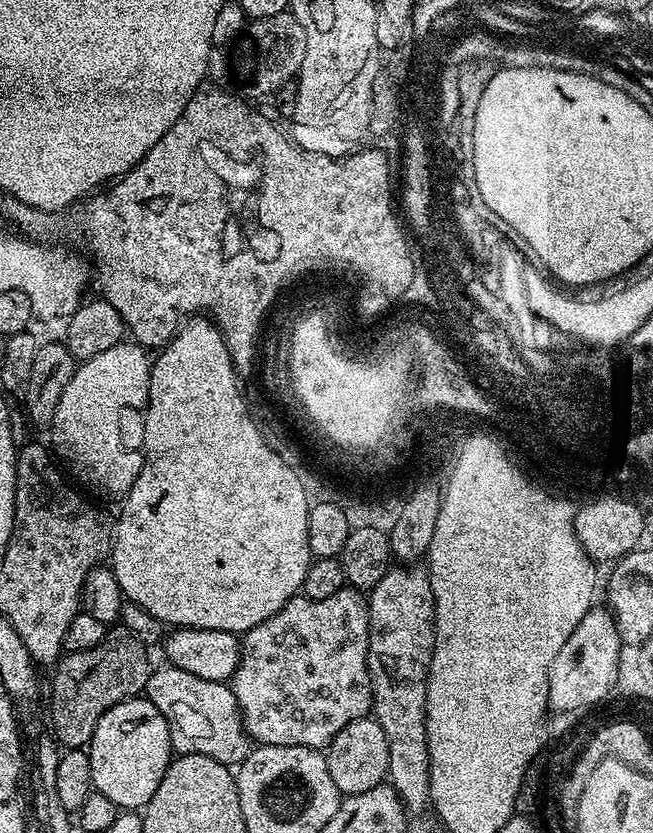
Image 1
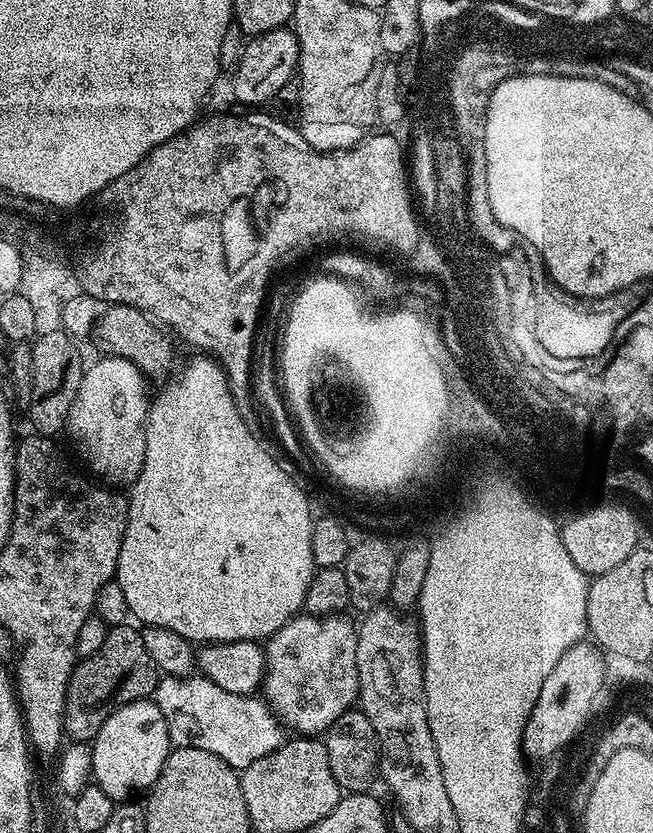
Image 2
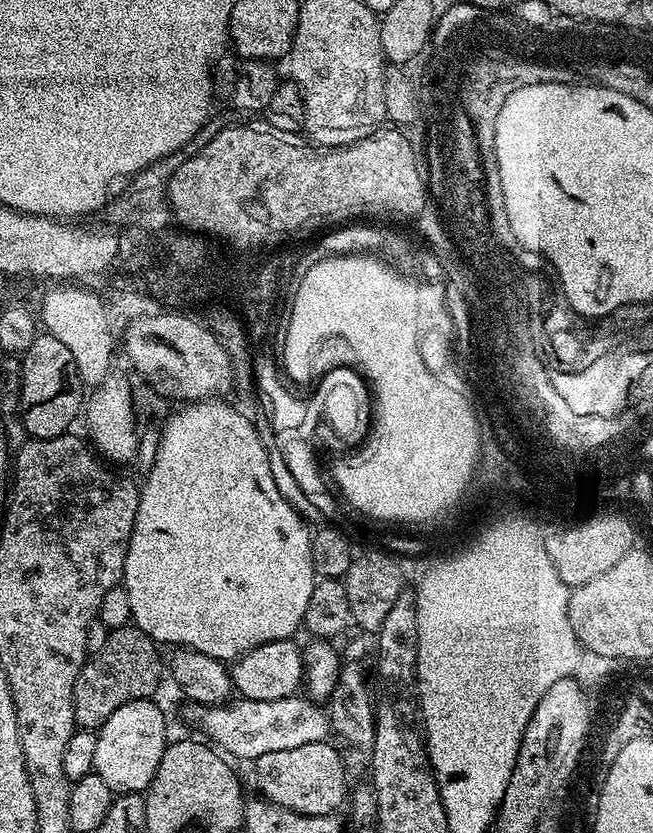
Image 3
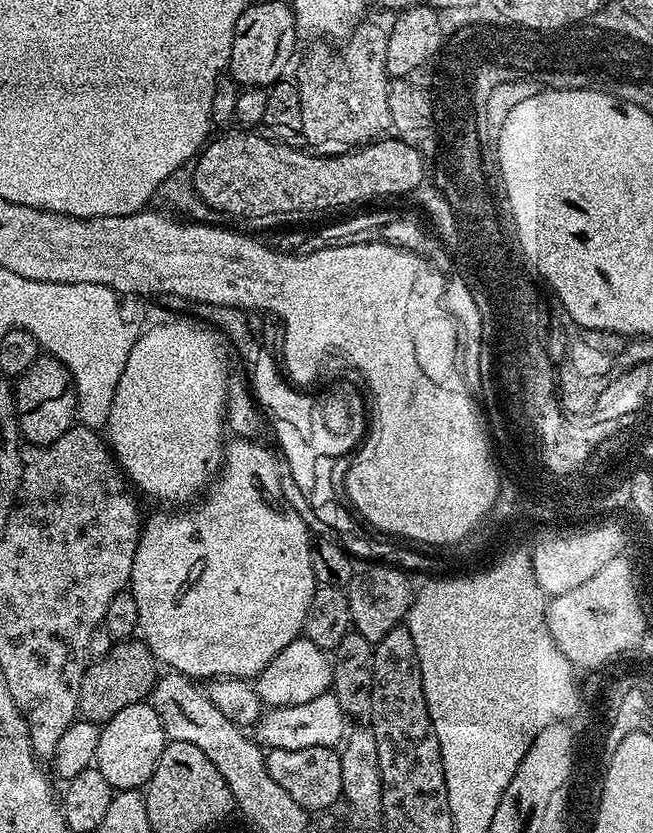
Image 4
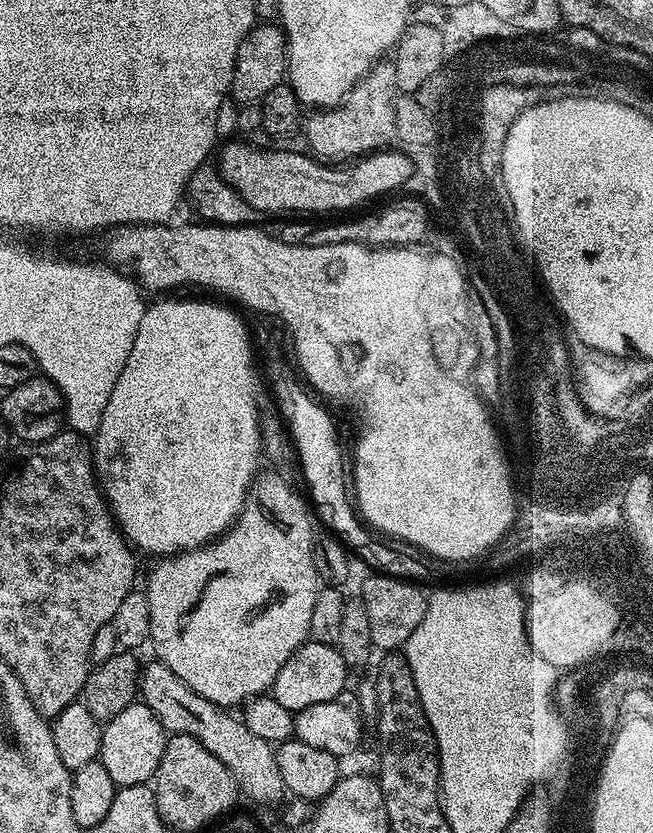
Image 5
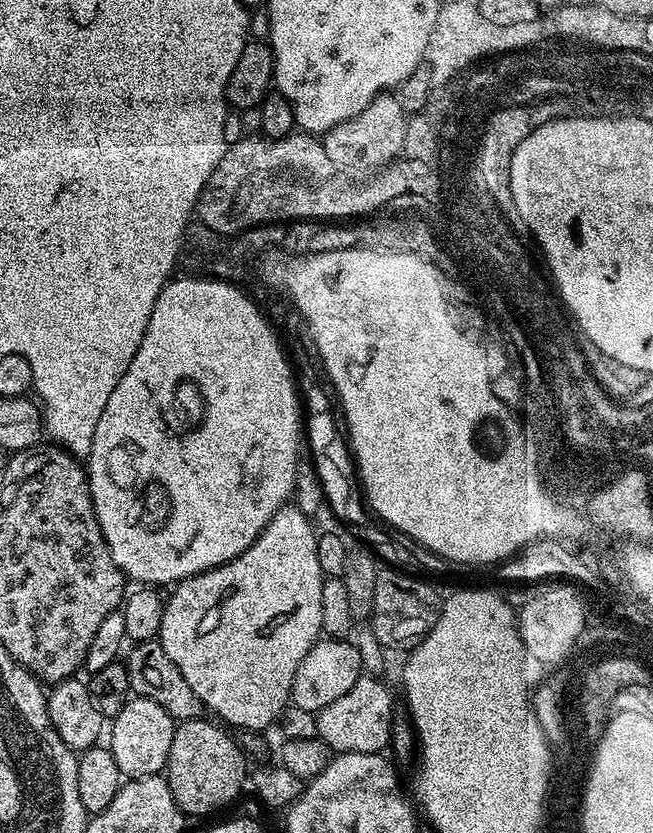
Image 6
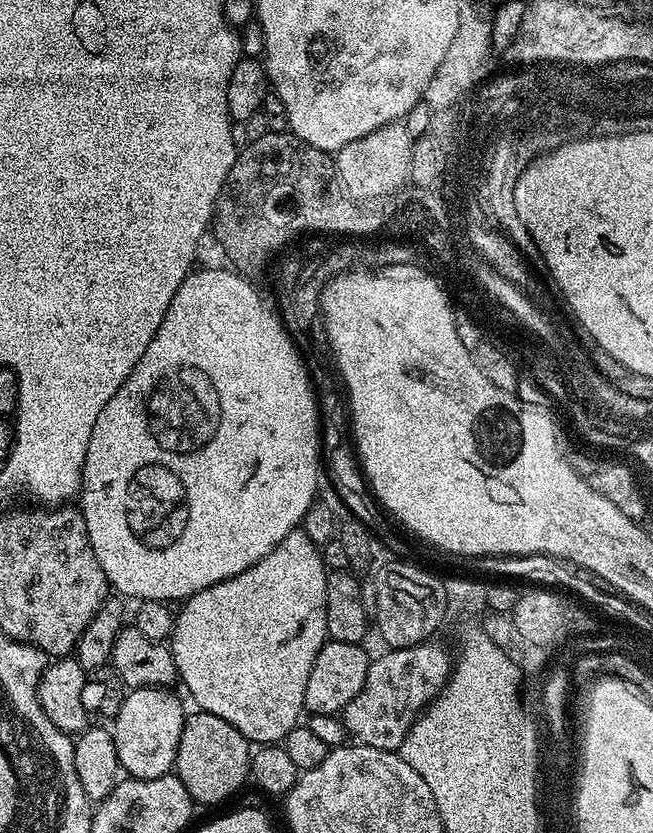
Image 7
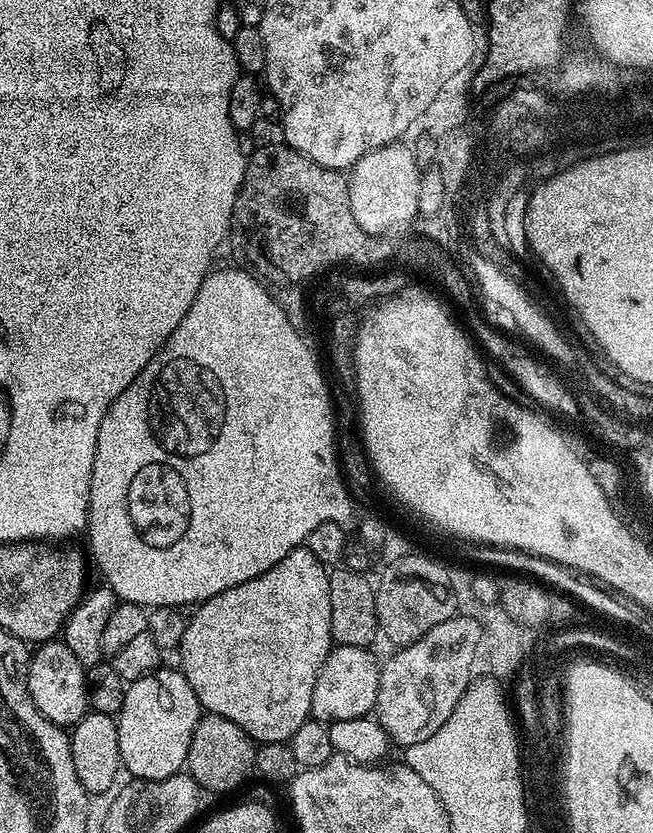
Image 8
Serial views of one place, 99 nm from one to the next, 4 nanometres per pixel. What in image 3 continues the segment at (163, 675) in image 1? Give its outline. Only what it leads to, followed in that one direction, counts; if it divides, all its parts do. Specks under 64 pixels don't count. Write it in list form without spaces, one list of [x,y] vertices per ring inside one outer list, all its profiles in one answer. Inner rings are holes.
[[[297,694],[278,698],[274,702],[236,698],[226,704],[207,706],[193,703],[188,716],[204,727],[205,734],[209,736],[207,739],[221,753],[254,762],[262,758],[262,754],[270,754],[273,750],[294,750],[297,746],[310,746],[310,742],[329,739],[327,711],[319,703],[308,698],[303,700],[302,697]]]

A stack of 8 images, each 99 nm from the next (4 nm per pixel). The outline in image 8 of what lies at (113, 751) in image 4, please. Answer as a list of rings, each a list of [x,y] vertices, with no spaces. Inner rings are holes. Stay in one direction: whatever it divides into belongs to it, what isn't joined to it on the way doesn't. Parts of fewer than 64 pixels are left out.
[[[165,666],[157,667],[155,672],[149,672],[148,675],[131,681],[124,689],[124,701],[118,713],[116,721],[116,729],[118,730],[118,750],[120,751],[120,762],[125,773],[129,772],[129,777],[138,780],[161,780],[162,778],[170,778],[177,775],[188,763],[188,751],[190,750],[190,738],[194,738],[194,730],[198,726],[202,715],[202,709],[198,698],[194,694],[194,690],[190,686],[190,682],[186,682],[183,672],[175,667],[164,668]]]

